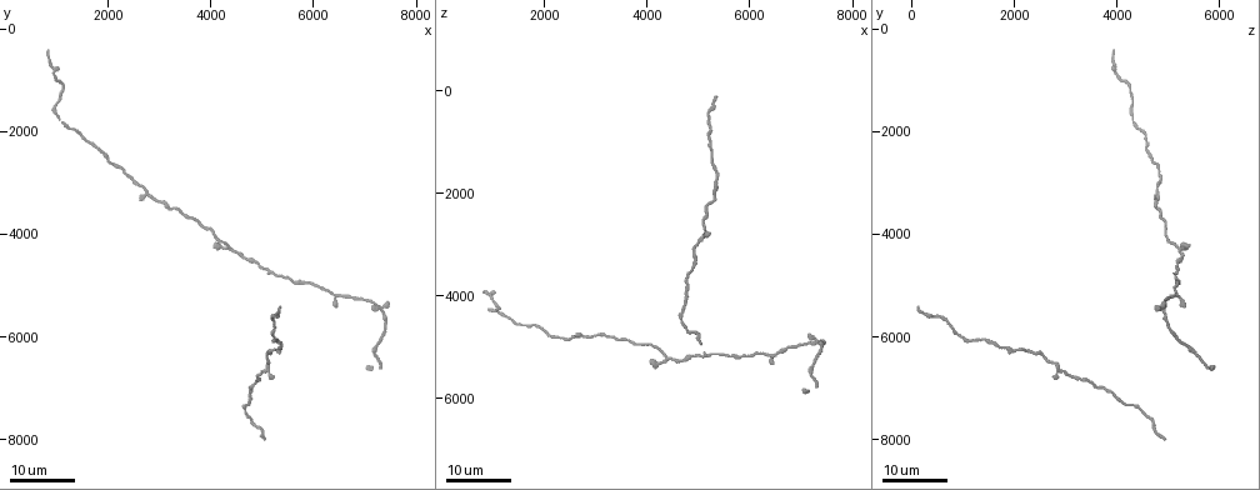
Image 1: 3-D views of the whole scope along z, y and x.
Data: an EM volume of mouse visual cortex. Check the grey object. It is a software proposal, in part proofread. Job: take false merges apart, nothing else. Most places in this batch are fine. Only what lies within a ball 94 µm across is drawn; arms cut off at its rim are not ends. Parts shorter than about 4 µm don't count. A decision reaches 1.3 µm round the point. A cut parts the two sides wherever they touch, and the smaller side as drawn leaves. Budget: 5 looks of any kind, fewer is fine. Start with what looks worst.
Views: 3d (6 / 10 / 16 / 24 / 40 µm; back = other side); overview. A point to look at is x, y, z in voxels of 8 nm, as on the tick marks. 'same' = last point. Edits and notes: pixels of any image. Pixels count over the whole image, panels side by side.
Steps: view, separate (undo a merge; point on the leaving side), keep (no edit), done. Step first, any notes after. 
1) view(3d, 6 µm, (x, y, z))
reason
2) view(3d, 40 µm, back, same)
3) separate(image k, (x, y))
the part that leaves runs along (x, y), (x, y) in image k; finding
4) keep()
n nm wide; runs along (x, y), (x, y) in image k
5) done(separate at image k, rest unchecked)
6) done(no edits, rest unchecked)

view(3d, 24 µm, (6550, 5200, 5150))
three-way junction

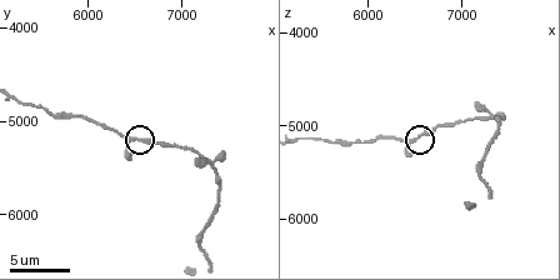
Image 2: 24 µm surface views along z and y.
view(3d, 10 µm, (6500, 5200, 5150))

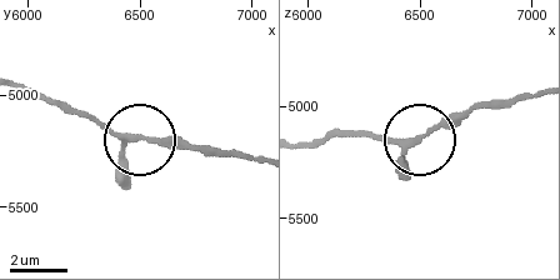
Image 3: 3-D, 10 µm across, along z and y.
keep()
3 arms; runs along (536, 93), (465, 110), (415, 141), (339, 134) in image 3; all the same cell

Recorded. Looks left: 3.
view(3d, 16 µm, (7350, 5500, 4900))
four-way junction

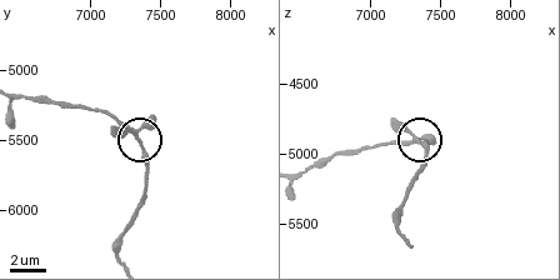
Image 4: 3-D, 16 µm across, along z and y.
keep()
170 nm wide; one cell here

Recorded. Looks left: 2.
view(3d, 16 µm, (2750, 3150, 4800))

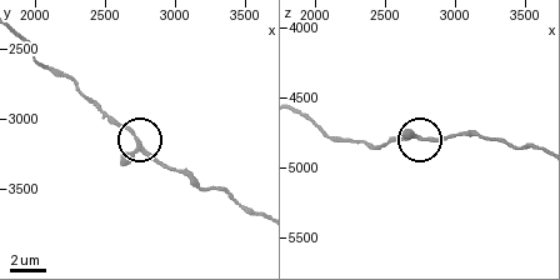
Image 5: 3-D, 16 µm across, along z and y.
view(3d, 10 µm, same)

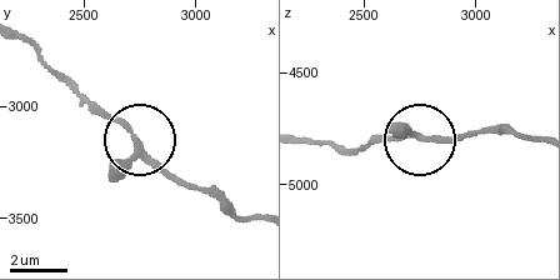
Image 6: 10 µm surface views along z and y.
keep()
runs along (258, 219), (179, 183), (68, 78) in image 6; all the same cell

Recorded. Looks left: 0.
done(no edits, rest unchecked)

